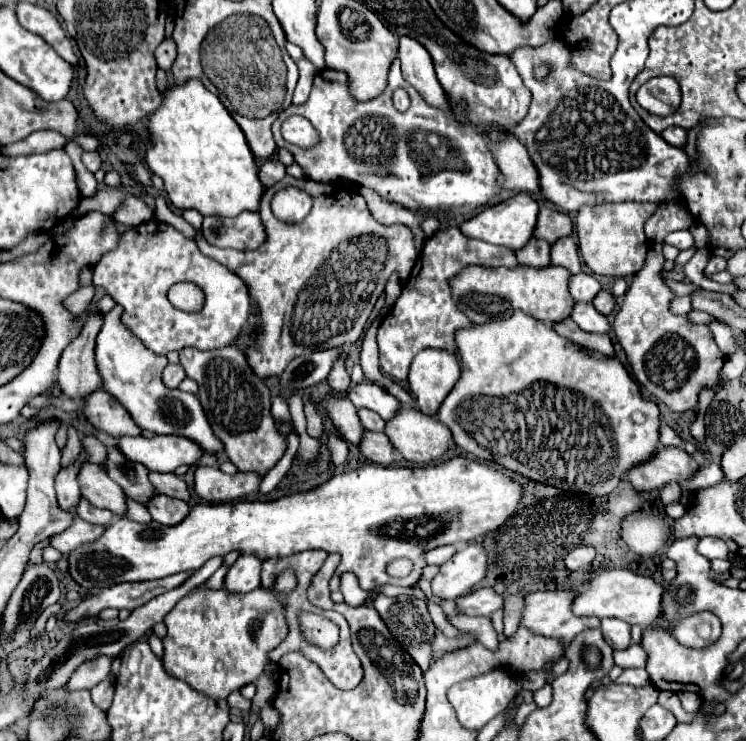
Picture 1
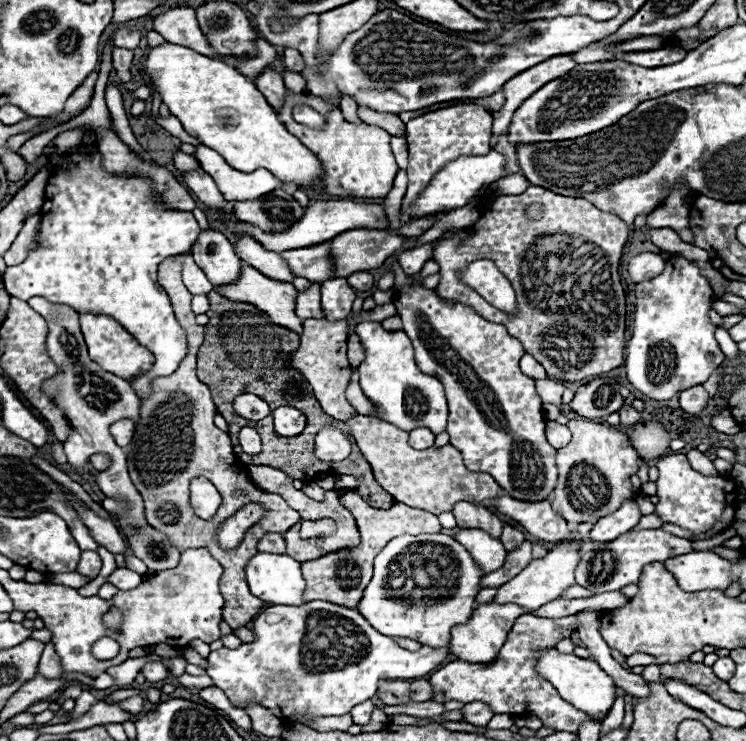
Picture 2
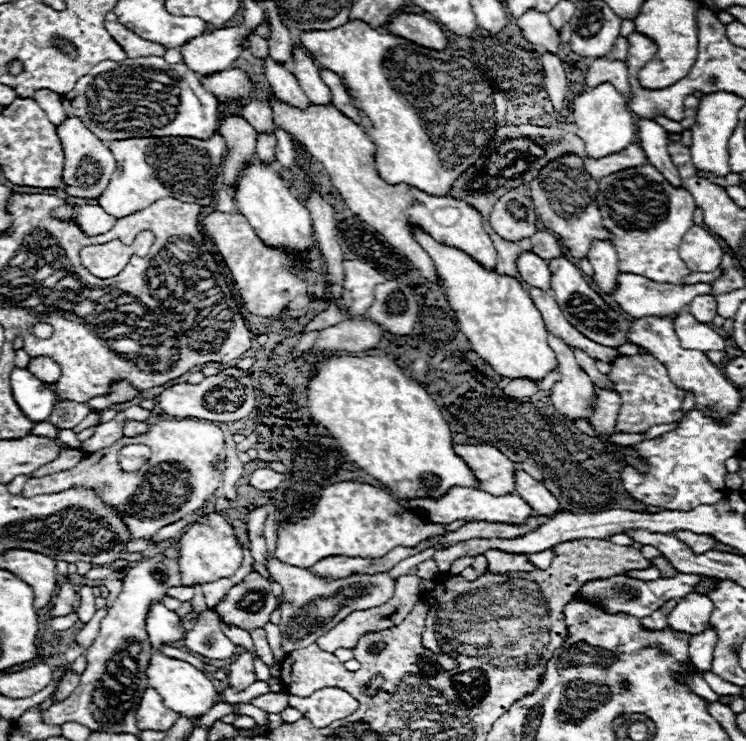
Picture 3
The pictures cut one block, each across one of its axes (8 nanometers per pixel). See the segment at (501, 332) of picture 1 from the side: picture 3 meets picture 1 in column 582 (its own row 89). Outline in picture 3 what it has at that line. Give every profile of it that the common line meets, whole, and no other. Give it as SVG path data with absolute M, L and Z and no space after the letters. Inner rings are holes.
M362 20L346 22L334 30L302 32L300 44L316 62L336 72L346 84L356 108L360 110L360 116L364 118L364 132L378 148L378 174L388 184L404 182L426 194L446 196L454 178L482 156L494 138L494 132L504 122L506 98L500 92L494 92L486 76L466 58L450 56L448 52L426 50L410 40L374 30Z

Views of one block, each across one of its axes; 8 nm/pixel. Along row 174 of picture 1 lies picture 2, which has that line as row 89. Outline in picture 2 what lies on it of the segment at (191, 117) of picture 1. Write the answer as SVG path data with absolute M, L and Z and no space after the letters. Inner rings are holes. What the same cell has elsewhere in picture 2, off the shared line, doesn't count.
M162 44L160 48L150 50L144 72L154 82L156 90L162 94L162 102L168 104L170 112L182 122L184 130L192 138L196 138L202 146L208 146L218 154L222 154L232 168L238 168L240 172L254 172L258 168L266 168L274 176L278 176L280 182L306 186L306 188L314 188L320 182L324 170L316 154L310 152L294 134L286 130L286 126L278 120L274 108L268 104L264 94L256 88L256 84L234 66L228 66L222 60L202 56L178 44Z

